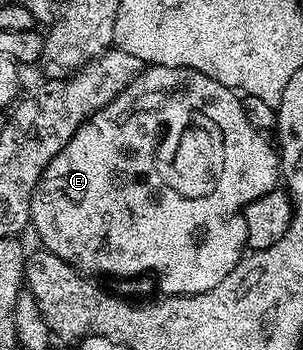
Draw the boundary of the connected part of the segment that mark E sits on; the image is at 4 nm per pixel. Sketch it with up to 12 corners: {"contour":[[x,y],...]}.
{"contour":[[145,67],[32,191],[84,274],[214,290],[281,179],[243,99]]}

